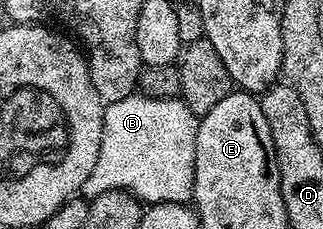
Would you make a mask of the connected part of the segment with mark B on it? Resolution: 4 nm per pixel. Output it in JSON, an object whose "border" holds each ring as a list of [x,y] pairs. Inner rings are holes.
{"border":[[[141,93],[105,104],[104,129],[96,169],[88,173],[81,194],[87,200],[100,193],[129,191],[143,204],[185,203],[194,198],[196,133],[199,116],[177,99],[153,99]]]}

